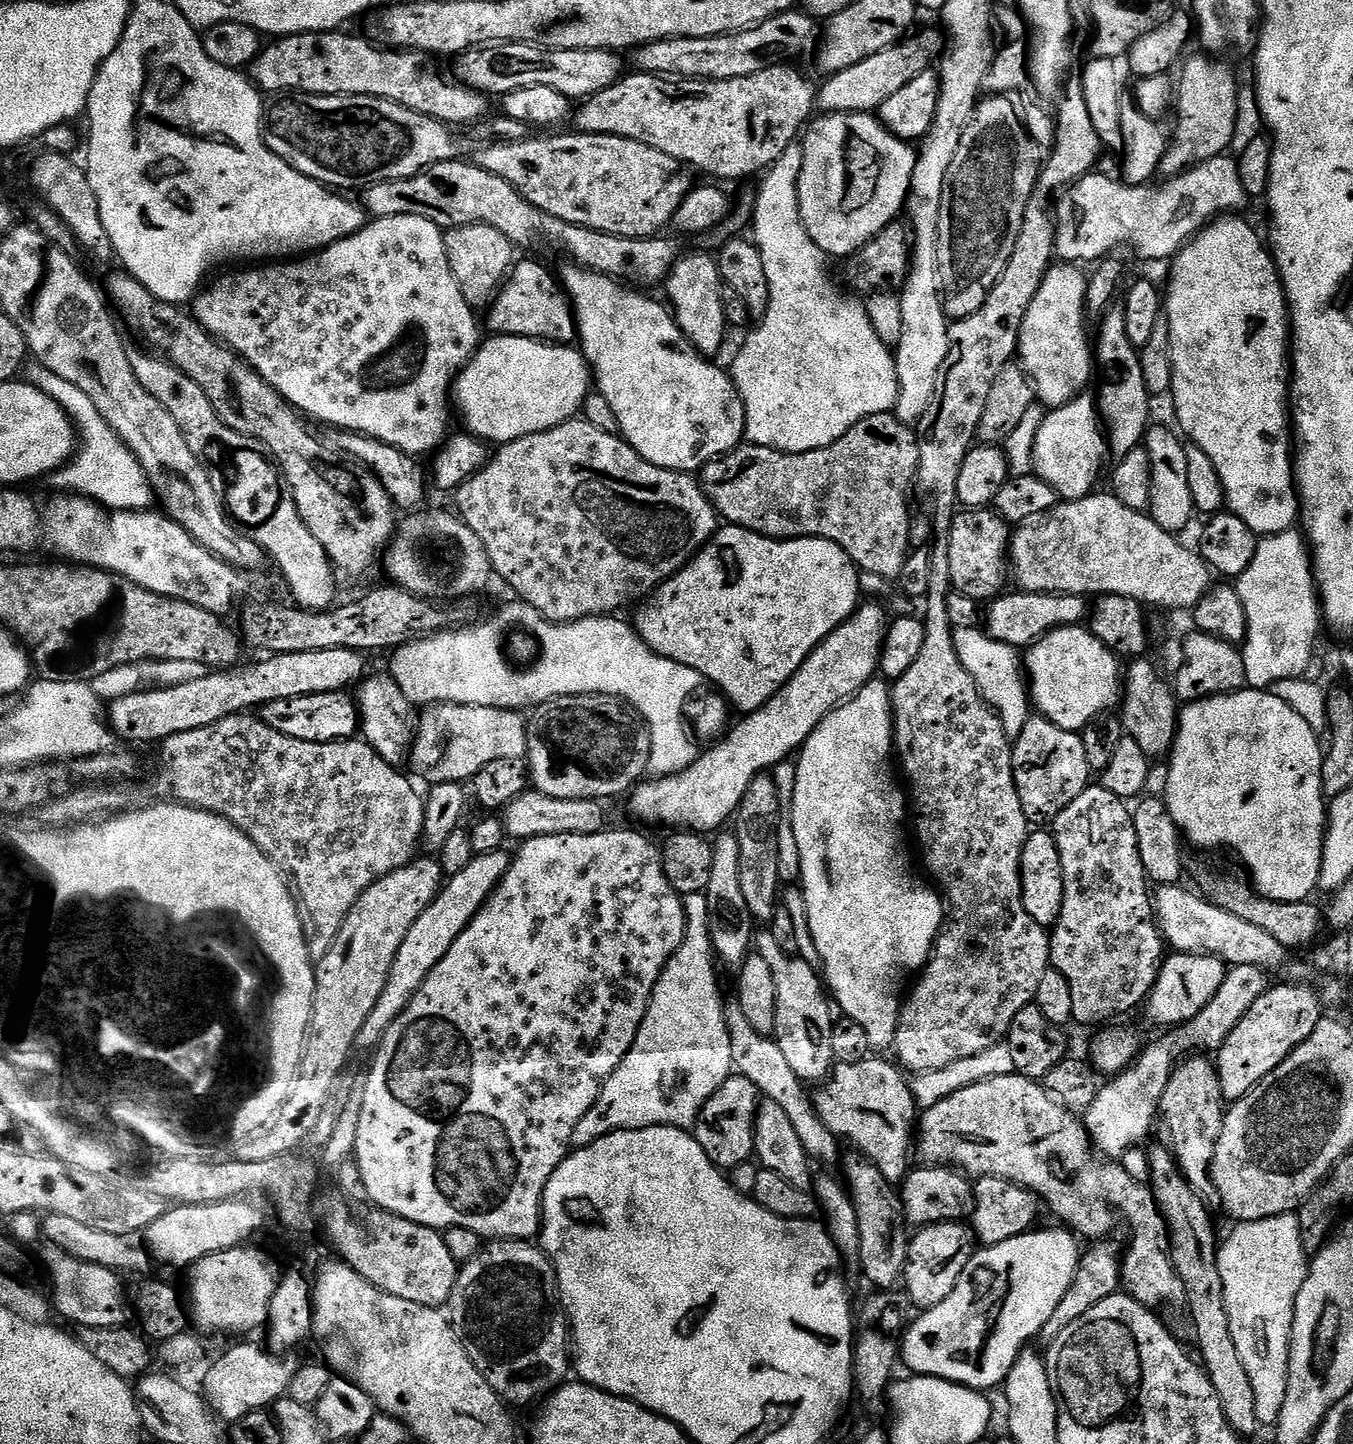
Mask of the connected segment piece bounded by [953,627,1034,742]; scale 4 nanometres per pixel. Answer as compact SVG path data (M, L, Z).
M979 627L957 628L953 631L953 638L954 650L958 652L958 658L962 658L962 666L966 666L967 672L974 678L984 701L998 714L1008 739L1015 742L1022 734L1022 726L1026 726L1028 717L1034 712L1030 688L1022 671L1021 653L1006 646L1006 642L990 638Z

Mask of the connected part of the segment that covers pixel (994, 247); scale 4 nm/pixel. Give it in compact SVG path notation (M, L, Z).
M992 94L977 103L966 130L962 130L962 138L958 142L958 151L954 154L954 162L950 162L950 170L946 170L946 182L940 199L940 217L936 227L938 230L938 274L940 275L940 291L944 302L944 314L945 317L951 318L953 321L974 314L974 310L978 310L982 306L982 302L986 302L988 291L994 286L994 282L998 282L998 278L1006 270L1006 266L1010 262L1010 254L1014 254L1014 246L1018 242L1018 234L1022 230L1024 212L1028 208L1029 200L1033 199L1035 192L1032 191L1038 188L1038 177L1042 171L1042 164L1041 161L1036 161L1036 144L1032 141L1035 139L1026 131L1018 108L1016 112L1015 106L1008 99L1007 95Z

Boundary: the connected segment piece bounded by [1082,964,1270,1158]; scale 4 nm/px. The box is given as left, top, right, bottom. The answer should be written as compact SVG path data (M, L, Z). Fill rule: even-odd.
M1238 964L1229 967L1218 994L1214 994L1214 998L1210 998L1207 1006L1193 1020L1187 1020L1186 1023L1165 1031L1164 1037L1154 1041L1149 1048L1147 1045L1129 1068L1125 1068L1123 1072L1111 1077L1107 1081L1108 1084L1105 1083L1101 1087L1098 1098L1094 1098L1094 1106L1090 1106L1090 1110L1082 1118L1085 1128L1088 1129L1088 1137L1092 1139L1097 1153L1108 1158L1119 1158L1126 1154L1126 1150L1145 1143L1143 1140L1152 1132L1152 1123L1157 1123L1160 1099L1170 1082L1173 1068L1180 1063L1185 1054L1191 1053L1193 1050L1208 1050L1204 1048L1219 1050L1226 1042L1226 1038L1230 1038L1230 1030L1234 1030L1234 1026L1238 1026L1238 1022L1242 1022L1246 1010L1250 1010L1250 1006L1254 1006L1254 1002L1258 1002L1260 995L1268 991L1270 987L1268 976L1269 973L1258 966Z

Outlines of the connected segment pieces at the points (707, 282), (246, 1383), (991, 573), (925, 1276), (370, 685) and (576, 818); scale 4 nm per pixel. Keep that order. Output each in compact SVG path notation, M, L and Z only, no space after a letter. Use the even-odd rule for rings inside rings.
M692 250L689 256L688 253L681 255L680 260L670 270L667 280L663 281L662 288L668 291L667 303L684 337L701 356L715 357L715 352L724 344L724 320L726 321L719 263L711 255Z
M236 1344L229 1352L224 1352L212 1364L212 1369L204 1376L202 1395L208 1402L208 1407L224 1422L235 1422L246 1418L251 1412L271 1409L277 1400L287 1393L291 1380L294 1378L298 1364L292 1358L281 1358L256 1344Z
M991 507L957 511L952 517L952 528L946 534L950 558L950 585L955 591L966 594L978 602L995 600L1005 591L1006 549L1010 544L1010 525Z
M953 1222L931 1224L919 1229L915 1235L908 1241L902 1288L913 1309L927 1310L938 1306L938 1302L946 1302L954 1286L958 1286L962 1270L966 1270L974 1251L974 1233L967 1223Z
M391 674L384 676L372 676L361 680L354 692L354 701L359 709L359 731L362 733L363 739L367 740L369 746L386 762L400 766L409 759L412 750L412 737L414 735L414 706L410 702L410 698L406 698L406 694L402 694L402 686L398 686L398 682Z
M535 790L523 792L514 798L502 810L504 835L516 839L516 842L546 838L554 834L598 834L609 827L608 812L603 803L598 800L583 800L582 798L550 798L550 794L542 794Z

